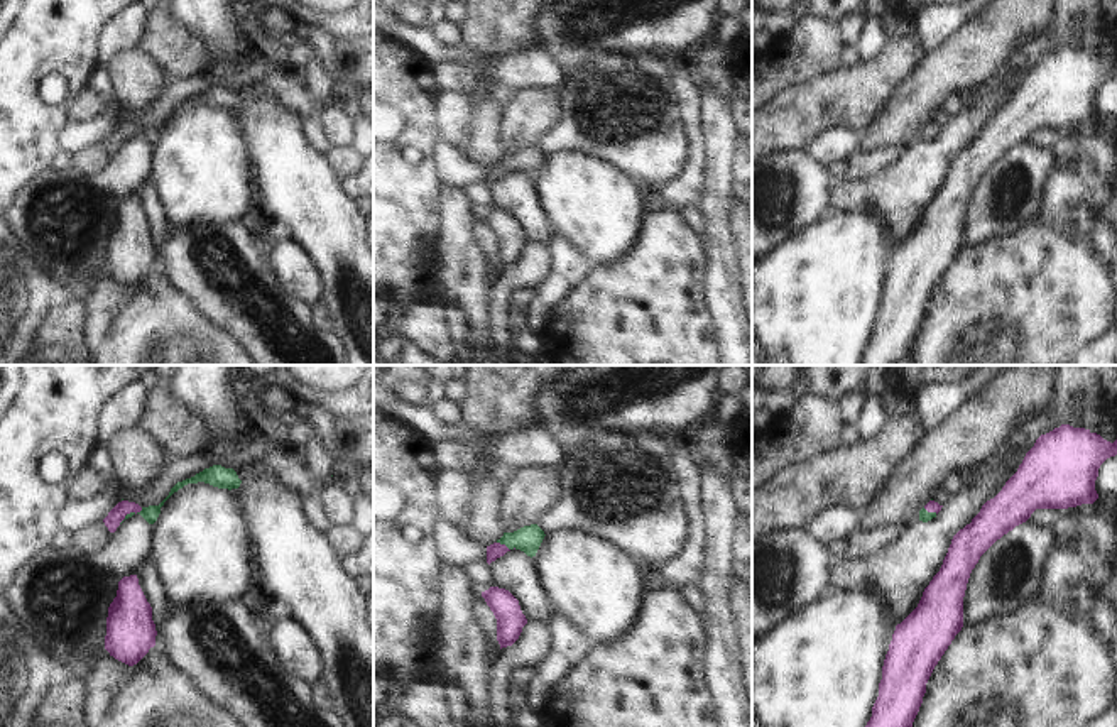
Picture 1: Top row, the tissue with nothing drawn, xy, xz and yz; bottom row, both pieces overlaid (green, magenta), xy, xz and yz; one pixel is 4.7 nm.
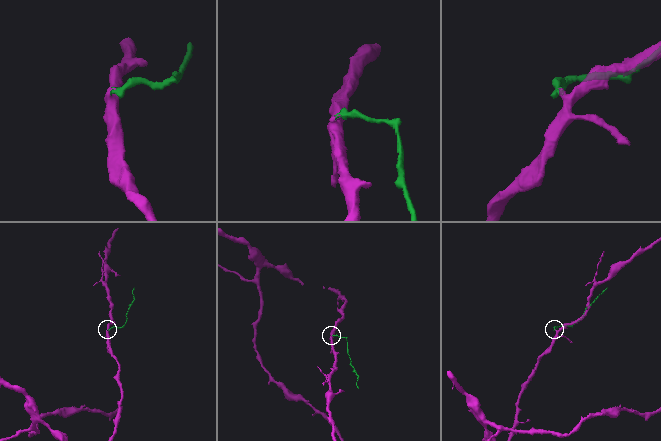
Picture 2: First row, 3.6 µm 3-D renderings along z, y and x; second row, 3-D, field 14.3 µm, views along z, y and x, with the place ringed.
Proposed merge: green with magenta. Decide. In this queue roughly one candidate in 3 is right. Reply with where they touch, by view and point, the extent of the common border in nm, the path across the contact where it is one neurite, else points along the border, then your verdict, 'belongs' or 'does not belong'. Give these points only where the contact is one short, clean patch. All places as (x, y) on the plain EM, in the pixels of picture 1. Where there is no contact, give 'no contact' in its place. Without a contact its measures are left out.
xz (504, 164) | 80 nm | across xz (528, 159), (504, 164), (495, 171) | belongs

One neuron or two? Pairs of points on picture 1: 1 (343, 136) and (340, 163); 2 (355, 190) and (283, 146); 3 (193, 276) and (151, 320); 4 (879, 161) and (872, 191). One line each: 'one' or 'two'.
1: two
2: two
3: two
4: two

